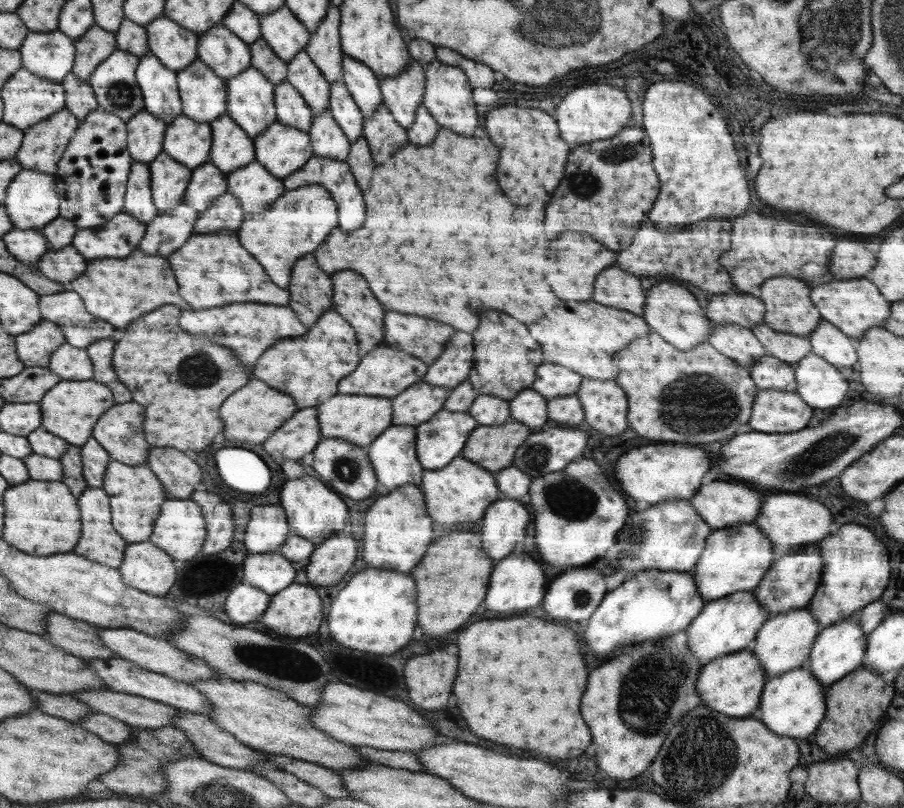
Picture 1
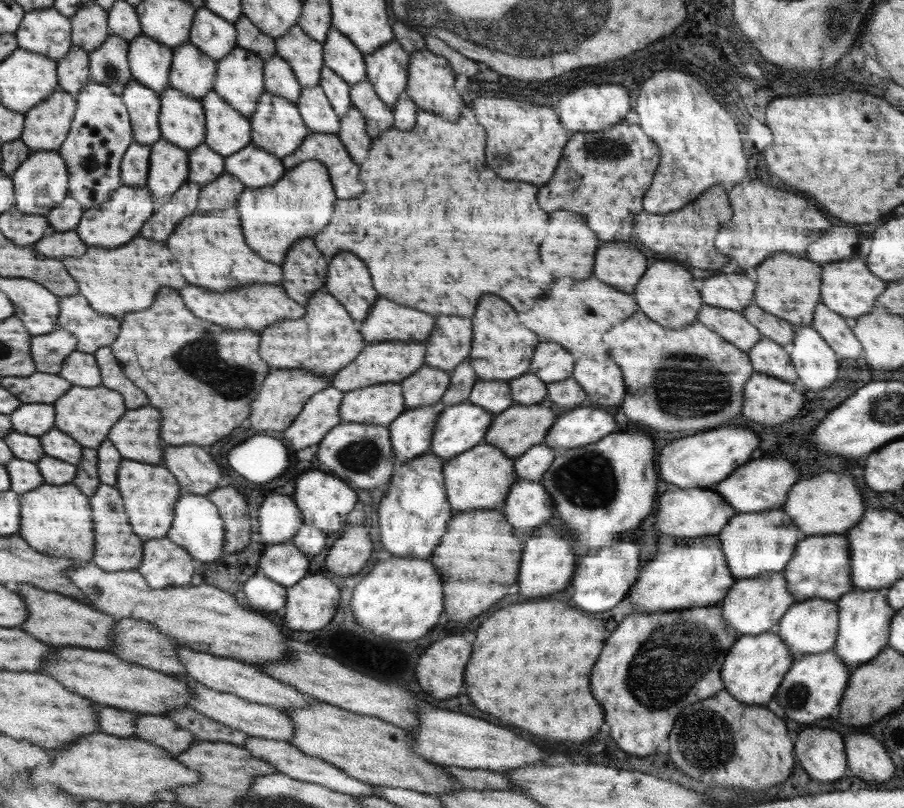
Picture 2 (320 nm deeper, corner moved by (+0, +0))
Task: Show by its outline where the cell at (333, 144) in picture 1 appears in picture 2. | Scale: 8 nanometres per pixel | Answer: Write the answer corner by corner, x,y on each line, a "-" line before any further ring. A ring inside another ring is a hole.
319,84
313,87
303,86
297,104
311,132
338,134
339,116

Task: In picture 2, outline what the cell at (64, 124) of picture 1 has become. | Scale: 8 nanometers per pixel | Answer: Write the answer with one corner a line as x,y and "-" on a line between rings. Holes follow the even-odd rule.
58,85
49,99
25,112
25,128
19,137
32,152
57,151
70,132
76,106
77,100

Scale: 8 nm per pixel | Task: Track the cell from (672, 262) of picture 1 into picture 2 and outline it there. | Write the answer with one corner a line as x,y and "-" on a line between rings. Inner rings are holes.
714,186
708,191
702,192
690,204
678,209
678,212
670,214
648,214
640,212
634,224
634,236
642,240
646,248
658,254
672,256
674,260
688,262
696,268
704,270
720,270
730,258
724,254
720,256
720,251
714,246
714,236
718,234
720,226
732,218
732,208
722,186

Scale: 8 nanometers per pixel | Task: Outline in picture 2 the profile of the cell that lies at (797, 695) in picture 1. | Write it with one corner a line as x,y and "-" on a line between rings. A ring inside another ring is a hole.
830,649
820,654
805,655
794,659
784,675
774,698
784,708
785,718
796,720
804,726
814,726
817,720
833,716
839,708
844,691
848,686
849,670

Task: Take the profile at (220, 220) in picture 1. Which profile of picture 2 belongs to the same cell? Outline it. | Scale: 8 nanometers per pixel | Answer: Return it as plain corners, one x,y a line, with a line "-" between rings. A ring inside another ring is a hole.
223,173
214,182
201,186
197,202
197,212
237,206
237,200
245,187
245,184
242,184
239,178
231,176
228,173

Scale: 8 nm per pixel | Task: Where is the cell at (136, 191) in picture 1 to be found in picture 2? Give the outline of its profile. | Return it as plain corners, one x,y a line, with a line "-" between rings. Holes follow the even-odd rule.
132,143
121,162
121,181
131,187
146,187
152,162
150,145

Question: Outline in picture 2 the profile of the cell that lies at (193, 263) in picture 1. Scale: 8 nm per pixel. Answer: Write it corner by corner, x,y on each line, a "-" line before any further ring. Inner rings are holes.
226,208
226,210
213,210
204,212
195,212
192,216
184,218
176,230
170,234
166,244
174,248
174,256
182,260
182,268
186,268
186,280
190,284
198,284
204,288
214,288
216,292
224,292
232,288
241,287
254,283
280,285
284,282
284,269
279,264
272,264
262,260
252,248
246,246
244,236
242,236
241,216
236,208

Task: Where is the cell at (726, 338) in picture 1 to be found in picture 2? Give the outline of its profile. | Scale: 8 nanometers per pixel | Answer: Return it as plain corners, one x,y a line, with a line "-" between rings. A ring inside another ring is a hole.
702,304
701,310
698,311
697,321
705,324
710,330
717,332
723,340
731,342
734,346
741,348
743,351
749,351
758,341
762,340
761,332
749,320
744,318
741,311
734,309
718,308

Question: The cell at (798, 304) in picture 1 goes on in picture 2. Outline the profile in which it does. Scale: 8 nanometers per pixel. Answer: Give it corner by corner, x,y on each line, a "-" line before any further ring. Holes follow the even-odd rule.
774,254
756,268
754,304
762,310
791,322
794,326
810,325
816,305
821,302
821,265
792,254

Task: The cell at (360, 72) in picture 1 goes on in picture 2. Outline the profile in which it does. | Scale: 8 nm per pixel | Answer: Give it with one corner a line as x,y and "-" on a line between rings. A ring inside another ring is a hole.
333,27
329,32
329,38
323,44
323,54
325,66
331,68
350,85
368,78
364,54
344,33

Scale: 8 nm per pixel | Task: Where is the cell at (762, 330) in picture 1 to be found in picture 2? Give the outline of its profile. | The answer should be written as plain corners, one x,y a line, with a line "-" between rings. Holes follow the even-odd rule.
754,303
748,305
741,313
768,340
785,345
794,340
794,336
796,336
795,326
791,322
762,310
762,308

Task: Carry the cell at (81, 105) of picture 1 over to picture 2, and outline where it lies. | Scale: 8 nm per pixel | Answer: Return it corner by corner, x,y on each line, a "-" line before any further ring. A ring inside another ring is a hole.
72,46
64,58
58,60
58,80
64,92
78,98
81,88
90,81
89,54
82,48

